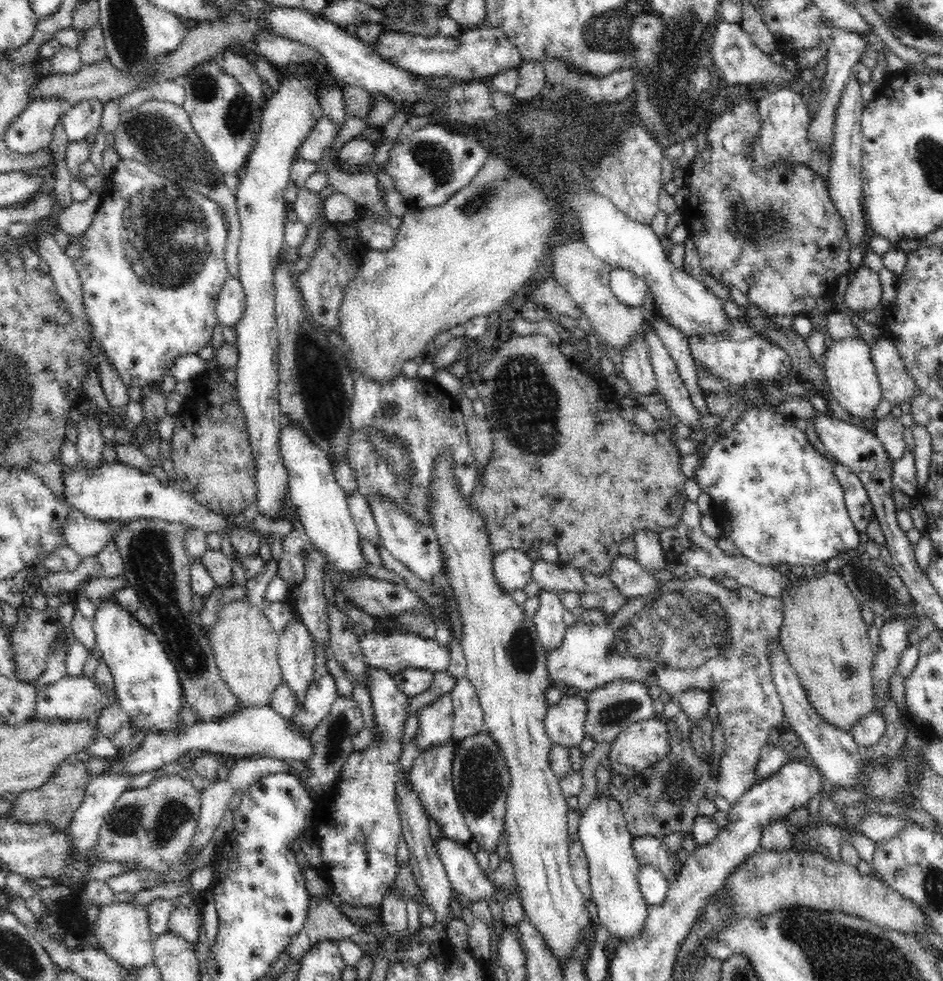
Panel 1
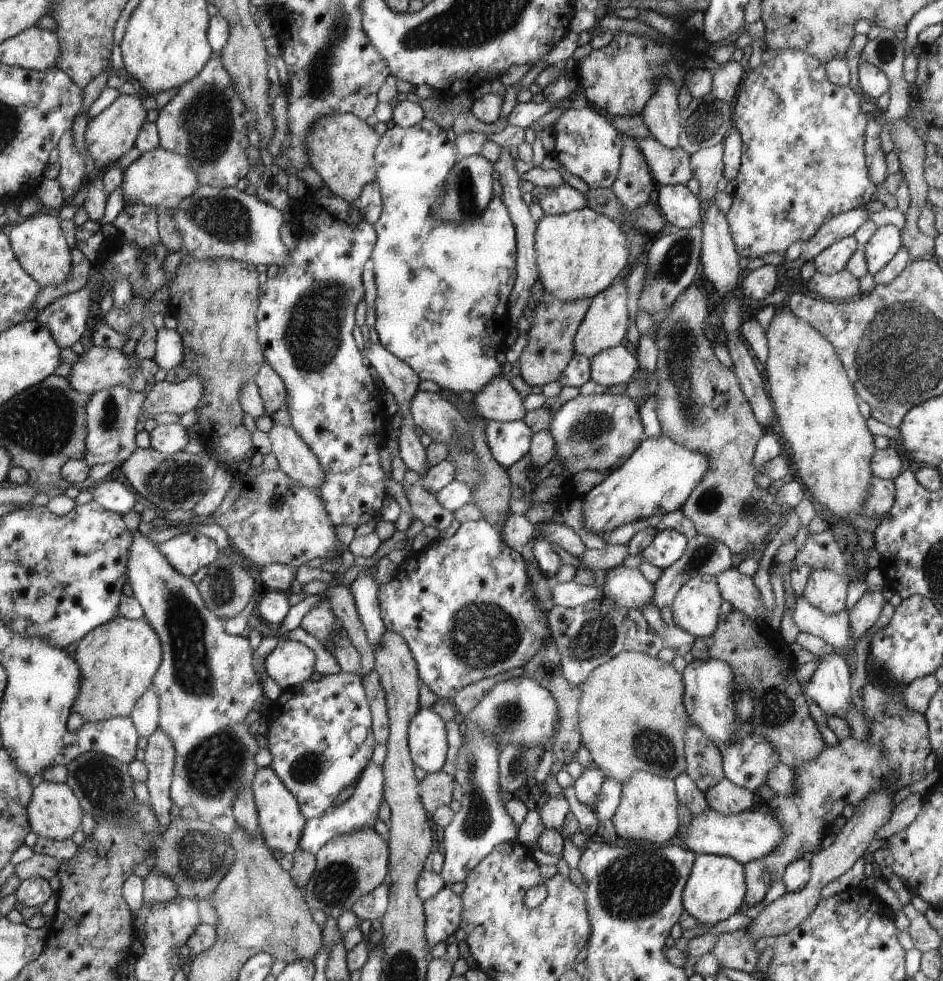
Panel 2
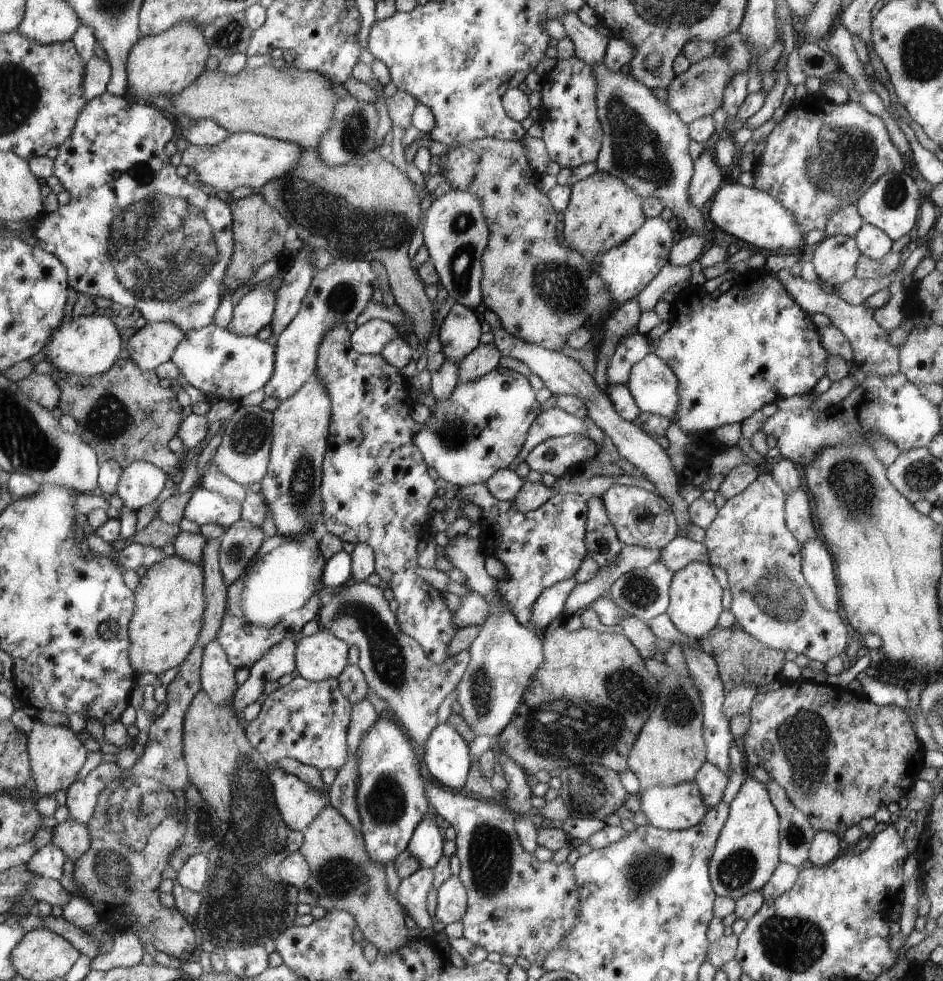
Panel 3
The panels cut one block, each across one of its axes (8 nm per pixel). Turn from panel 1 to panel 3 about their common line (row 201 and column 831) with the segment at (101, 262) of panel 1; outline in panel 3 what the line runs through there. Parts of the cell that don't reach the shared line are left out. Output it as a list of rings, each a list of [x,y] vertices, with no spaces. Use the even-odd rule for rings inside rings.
[[[809,95],[789,108],[784,120],[777,124],[765,142],[766,148],[756,158],[752,169],[756,179],[753,187],[780,199],[806,232],[825,230],[829,216],[840,206],[857,203],[865,191],[887,173],[904,171],[903,155],[894,144],[884,120],[866,111],[855,98],[838,105],[824,97]]]

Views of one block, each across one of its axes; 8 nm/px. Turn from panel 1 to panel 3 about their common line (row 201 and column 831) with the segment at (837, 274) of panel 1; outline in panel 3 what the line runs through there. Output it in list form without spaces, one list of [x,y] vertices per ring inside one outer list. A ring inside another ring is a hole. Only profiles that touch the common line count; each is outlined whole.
[[[797,679],[795,681],[783,681],[782,685],[774,691],[759,693],[752,702],[749,716],[751,724],[744,736],[744,755],[749,769],[762,767],[772,779],[782,786],[782,789],[788,794],[789,800],[808,818],[810,825],[818,831],[829,831],[843,838],[843,834],[861,820],[872,817],[878,808],[888,807],[891,803],[898,804],[904,796],[908,796],[908,790],[912,788],[914,780],[918,780],[922,766],[922,752],[920,750],[920,740],[916,738],[914,726],[908,720],[906,710],[898,708],[895,702],[889,705],[877,706],[866,698],[863,694],[856,694],[848,689],[841,689],[829,685],[828,683],[817,683],[806,679]]]

